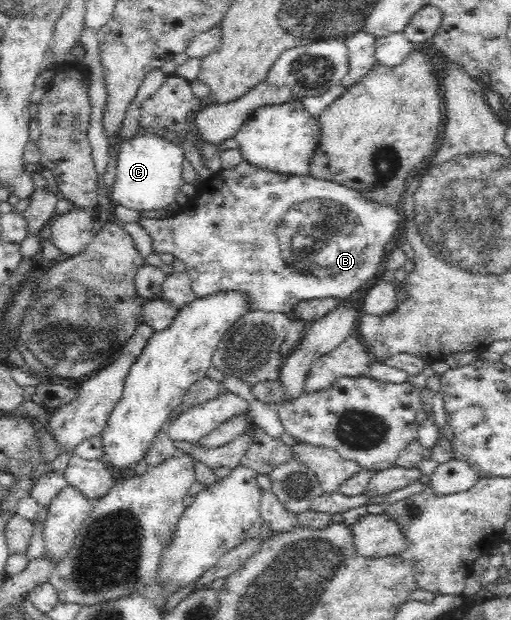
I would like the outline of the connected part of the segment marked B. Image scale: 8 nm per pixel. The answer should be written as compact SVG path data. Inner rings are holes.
M243 160L232 169L221 169L207 181L201 181L201 196L197 200L197 207L173 214L164 220L157 218L140 218L138 224L149 234L152 242L152 252L155 254L173 254L177 260L185 264L186 273L190 278L190 285L198 298L211 296L219 292L242 292L248 298L248 310L263 312L286 313L293 309L297 302L311 301L320 298L335 297L345 299L361 288L367 280L371 280L377 274L379 262L385 256L385 247L393 239L400 224L401 210L397 206L385 206L372 200L363 198L359 192L347 188L337 182L325 182L315 180L311 175L279 174L269 169L255 167Z

